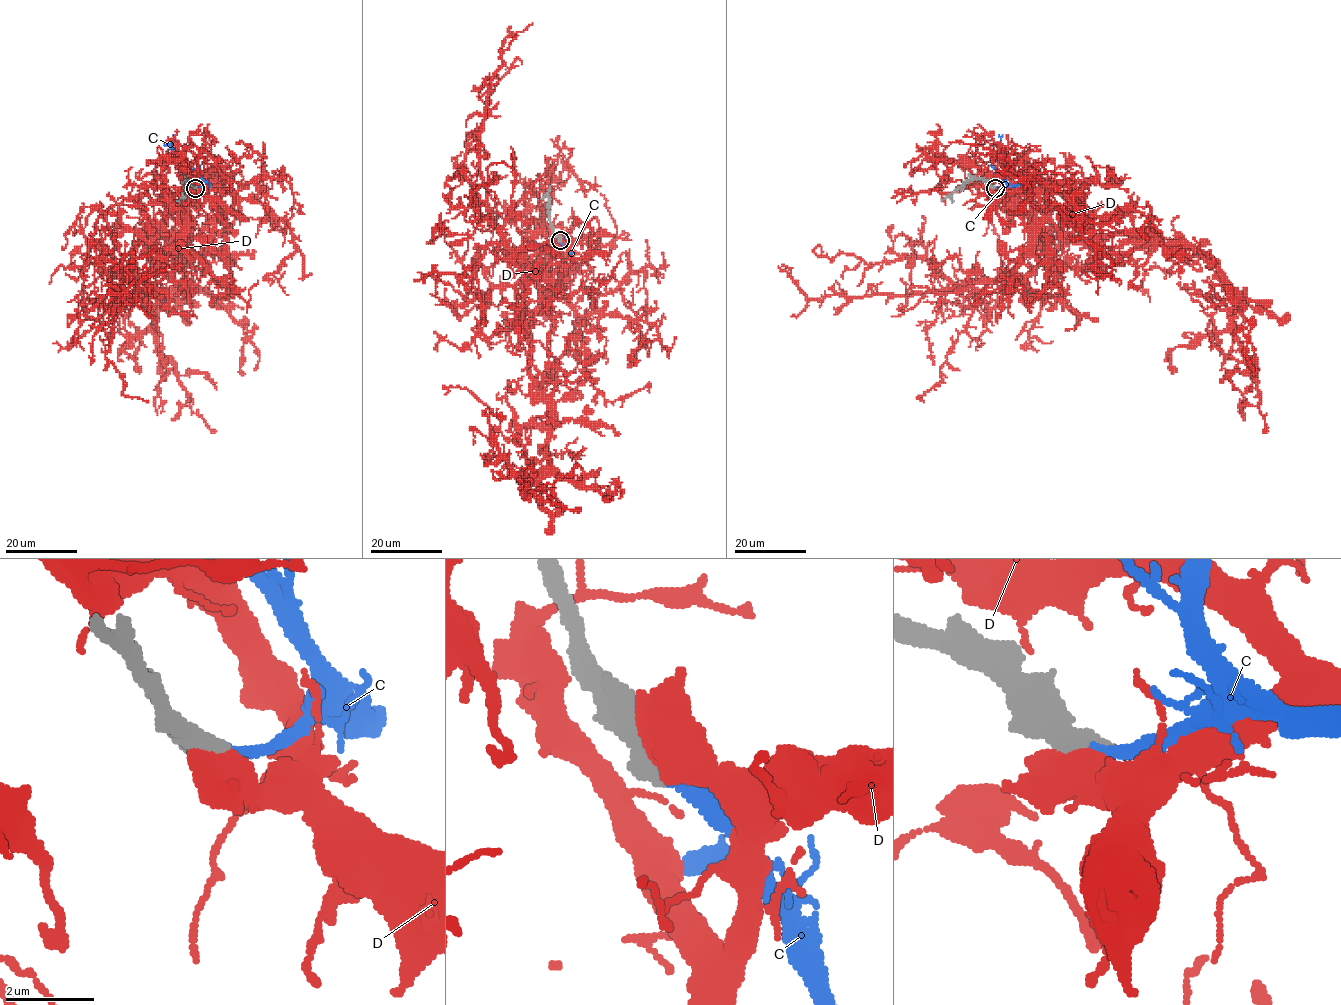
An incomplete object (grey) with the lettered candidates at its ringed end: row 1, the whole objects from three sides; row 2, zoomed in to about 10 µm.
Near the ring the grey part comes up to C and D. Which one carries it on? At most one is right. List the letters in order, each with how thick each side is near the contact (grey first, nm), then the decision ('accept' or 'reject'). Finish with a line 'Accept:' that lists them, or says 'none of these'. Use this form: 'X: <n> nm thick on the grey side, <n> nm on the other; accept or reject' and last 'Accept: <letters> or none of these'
C: 550 nm thick on the grey side, 300 nm on the other; accept
D: 700 nm thick on the grey side, 750 nm on the other; reject
Accept: C

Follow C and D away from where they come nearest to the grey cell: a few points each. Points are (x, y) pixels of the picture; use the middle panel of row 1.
C: (559, 239), (567, 248), (540, 247), (536, 244), (540, 243)
D: (558, 238), (565, 243), (564, 284), (534, 313), (528, 332), (528, 373), (550, 416)

